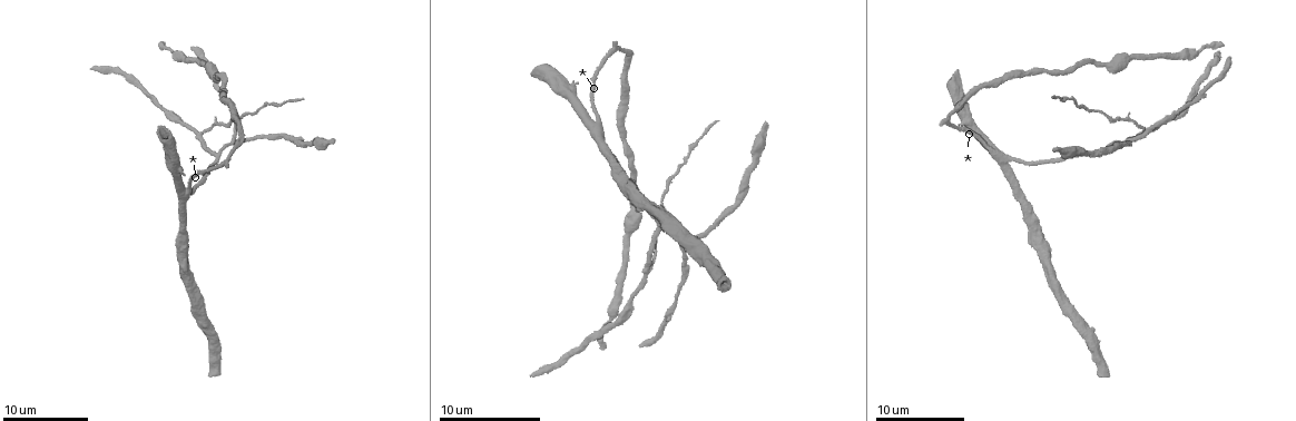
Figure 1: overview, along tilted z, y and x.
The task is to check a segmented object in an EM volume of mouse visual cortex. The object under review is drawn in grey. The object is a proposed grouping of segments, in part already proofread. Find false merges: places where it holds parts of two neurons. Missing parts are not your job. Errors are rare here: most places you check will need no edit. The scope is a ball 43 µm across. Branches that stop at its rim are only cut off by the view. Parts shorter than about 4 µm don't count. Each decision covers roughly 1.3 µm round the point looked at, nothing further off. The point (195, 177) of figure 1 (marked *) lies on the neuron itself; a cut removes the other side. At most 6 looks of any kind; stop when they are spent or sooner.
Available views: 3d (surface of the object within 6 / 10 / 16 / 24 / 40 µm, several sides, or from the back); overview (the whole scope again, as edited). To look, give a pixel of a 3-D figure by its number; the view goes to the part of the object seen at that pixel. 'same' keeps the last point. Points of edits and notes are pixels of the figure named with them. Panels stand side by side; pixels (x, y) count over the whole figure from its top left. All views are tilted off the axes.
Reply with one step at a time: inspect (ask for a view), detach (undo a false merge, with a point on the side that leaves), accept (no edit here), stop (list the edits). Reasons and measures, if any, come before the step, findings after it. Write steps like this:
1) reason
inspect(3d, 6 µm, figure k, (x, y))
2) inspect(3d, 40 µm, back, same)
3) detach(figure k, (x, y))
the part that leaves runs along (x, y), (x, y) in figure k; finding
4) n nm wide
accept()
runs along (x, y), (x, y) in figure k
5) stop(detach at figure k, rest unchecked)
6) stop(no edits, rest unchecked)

inspect(3d, 10 µm, figure 1, (586, 126))

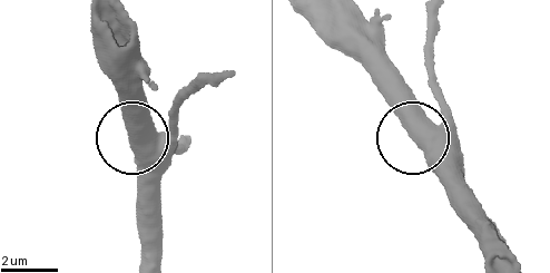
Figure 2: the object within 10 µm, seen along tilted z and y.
accept()
runs along (433, 32), (439, 114), (414, 135), (401, 79) in figure 2; continuous, no second neuron

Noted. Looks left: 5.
branch point
inspect(3d, 16 µm, figure 1, (217, 152))

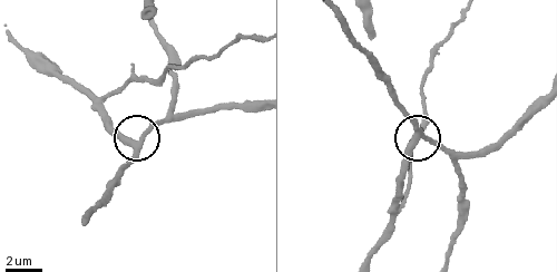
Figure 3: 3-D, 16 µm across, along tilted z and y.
300 nm wide
accept()
runs along (335, 17), (414, 134), (453, 159) in figure 3; one neuron here

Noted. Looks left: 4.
side arm on a straight run
inspect(3d, 10 µm, figure 1, (201, 134))

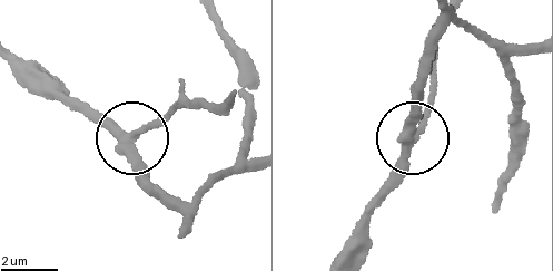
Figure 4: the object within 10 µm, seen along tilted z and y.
detach(figure 4, (165, 119))
the part that leaves runs along (134, 133), (176, 108), (221, 103) in figure 4; two neurons meet here

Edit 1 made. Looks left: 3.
stop(detach at figure 4, rest unchecked)

